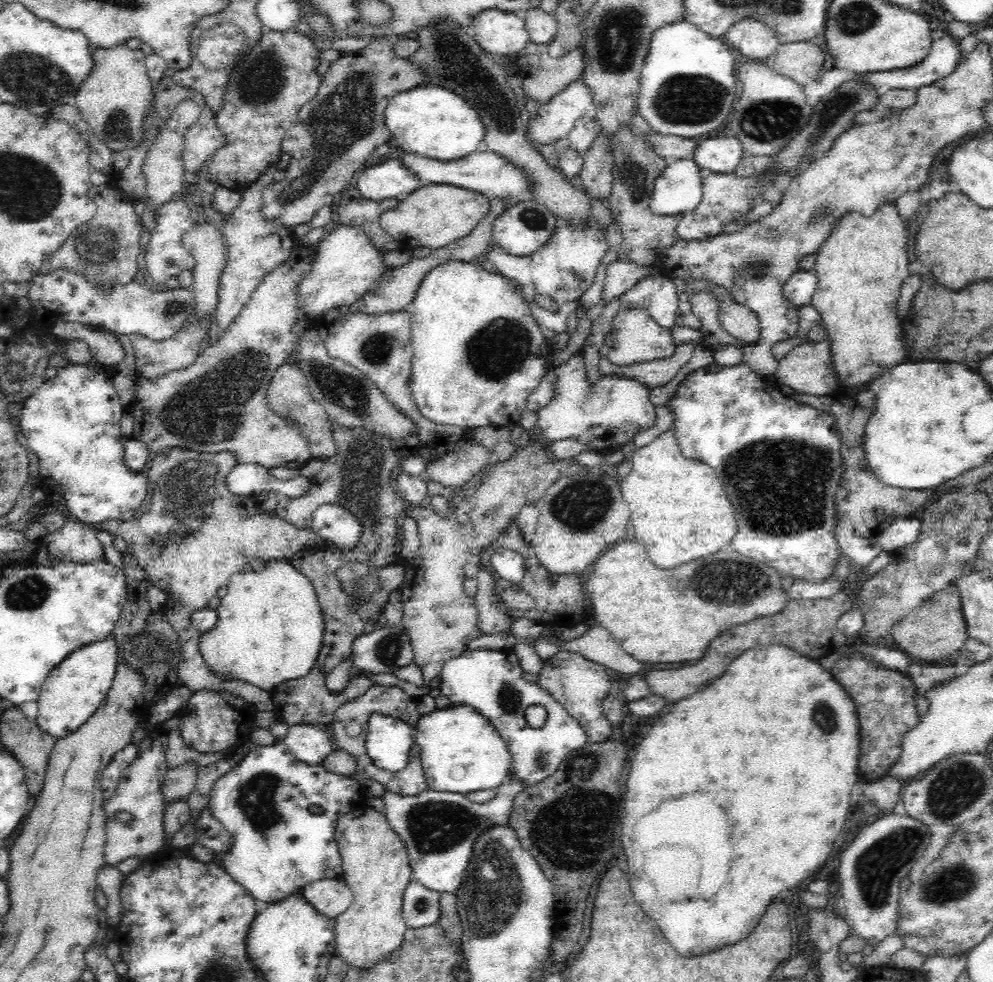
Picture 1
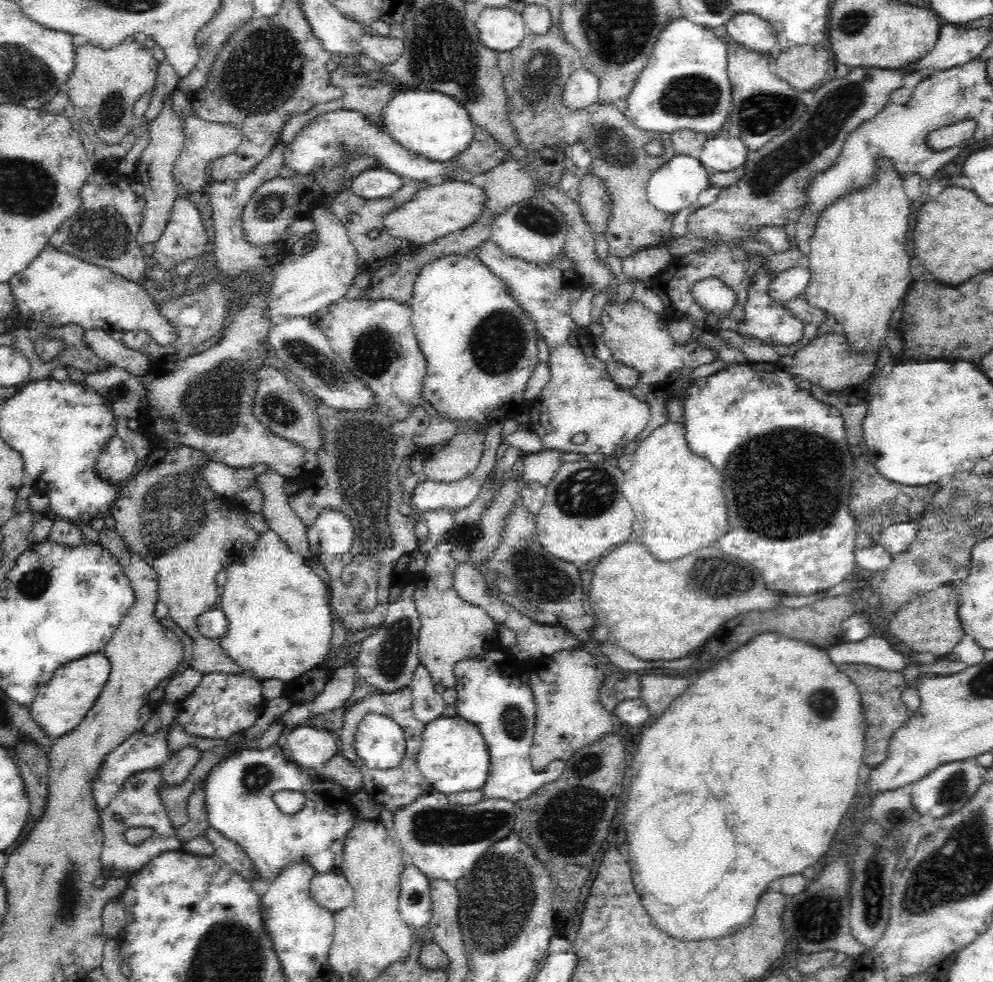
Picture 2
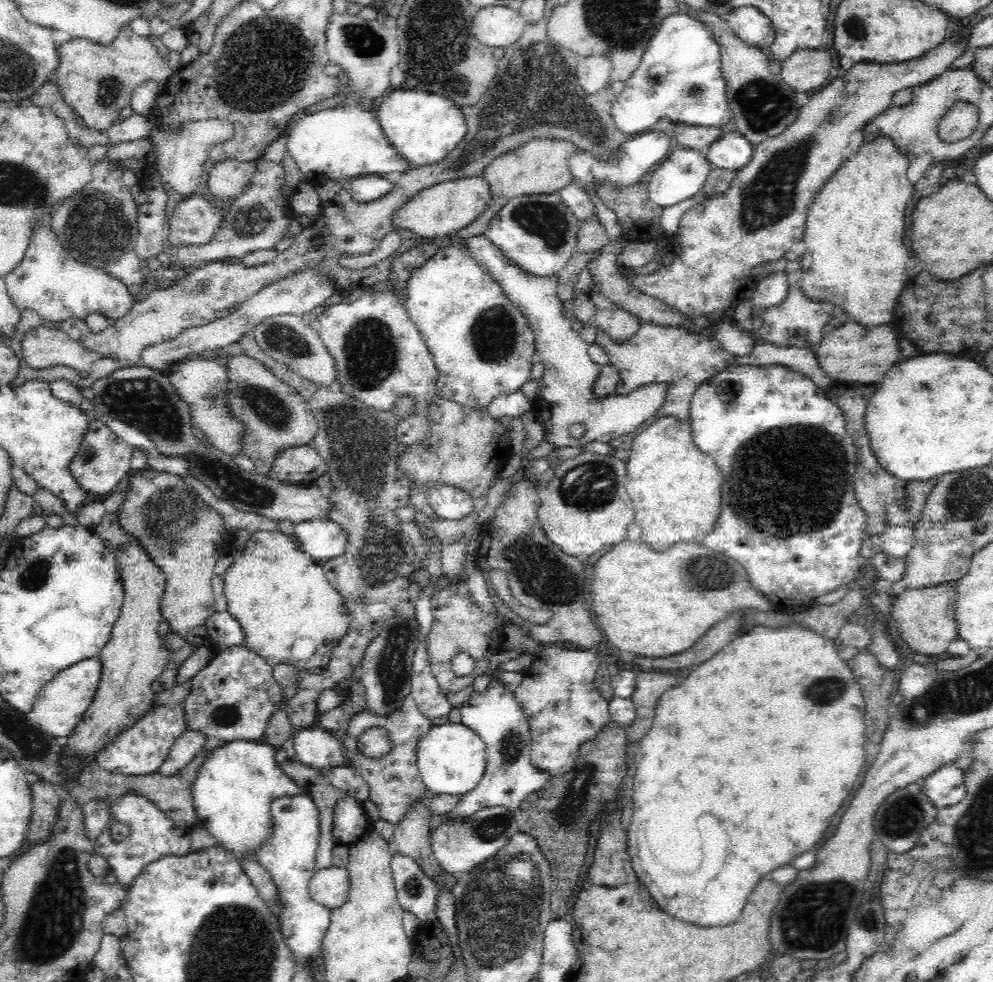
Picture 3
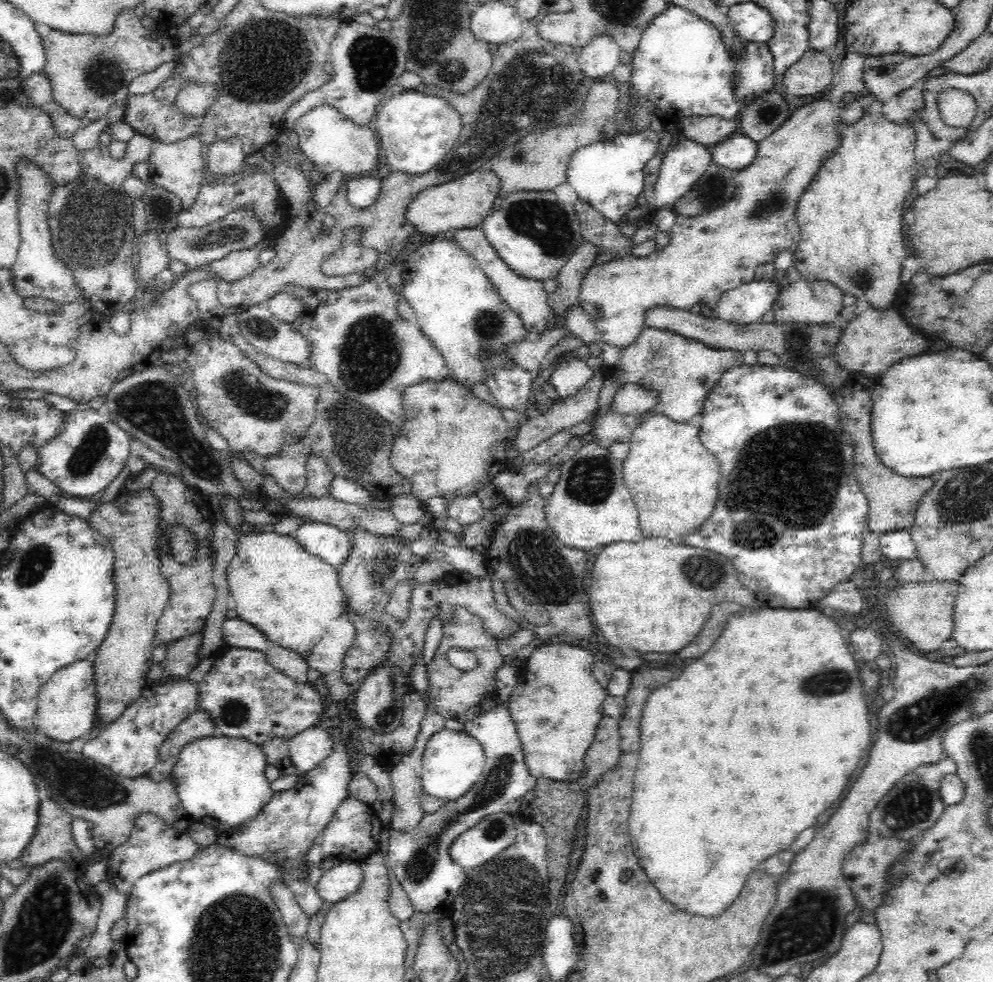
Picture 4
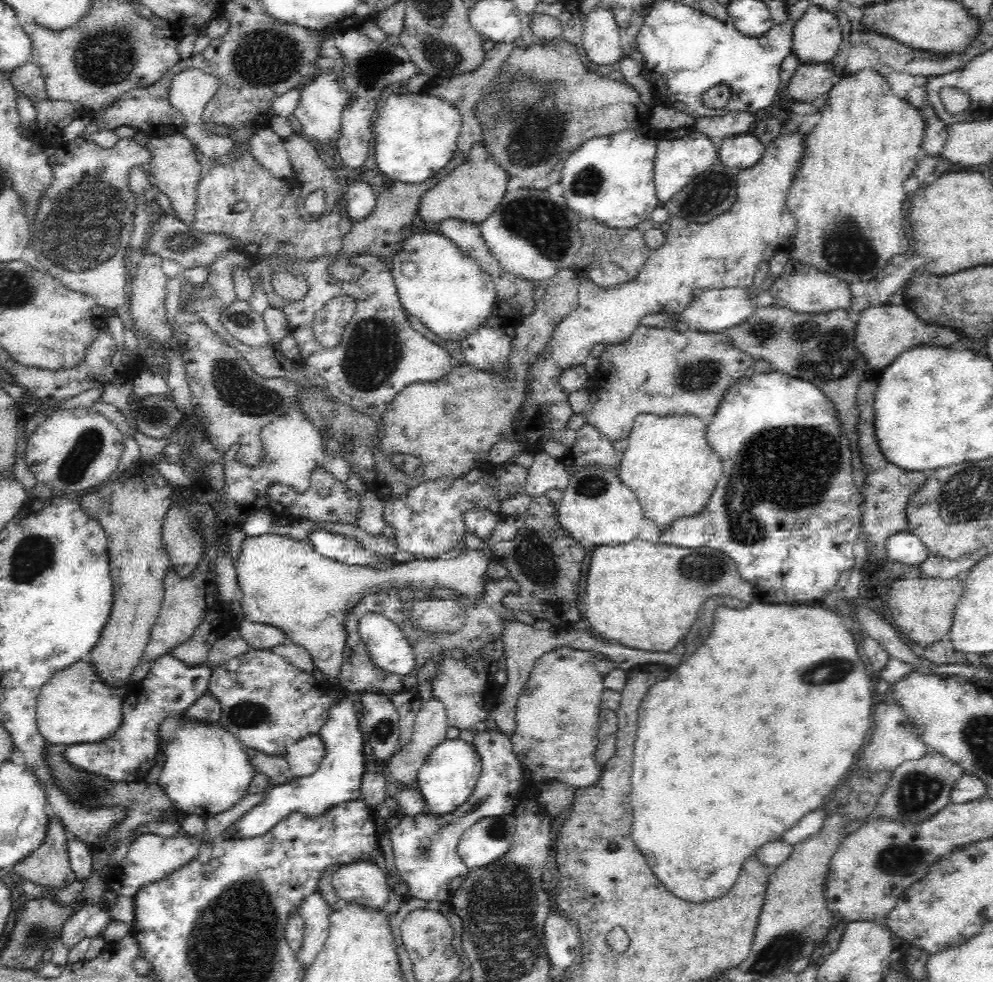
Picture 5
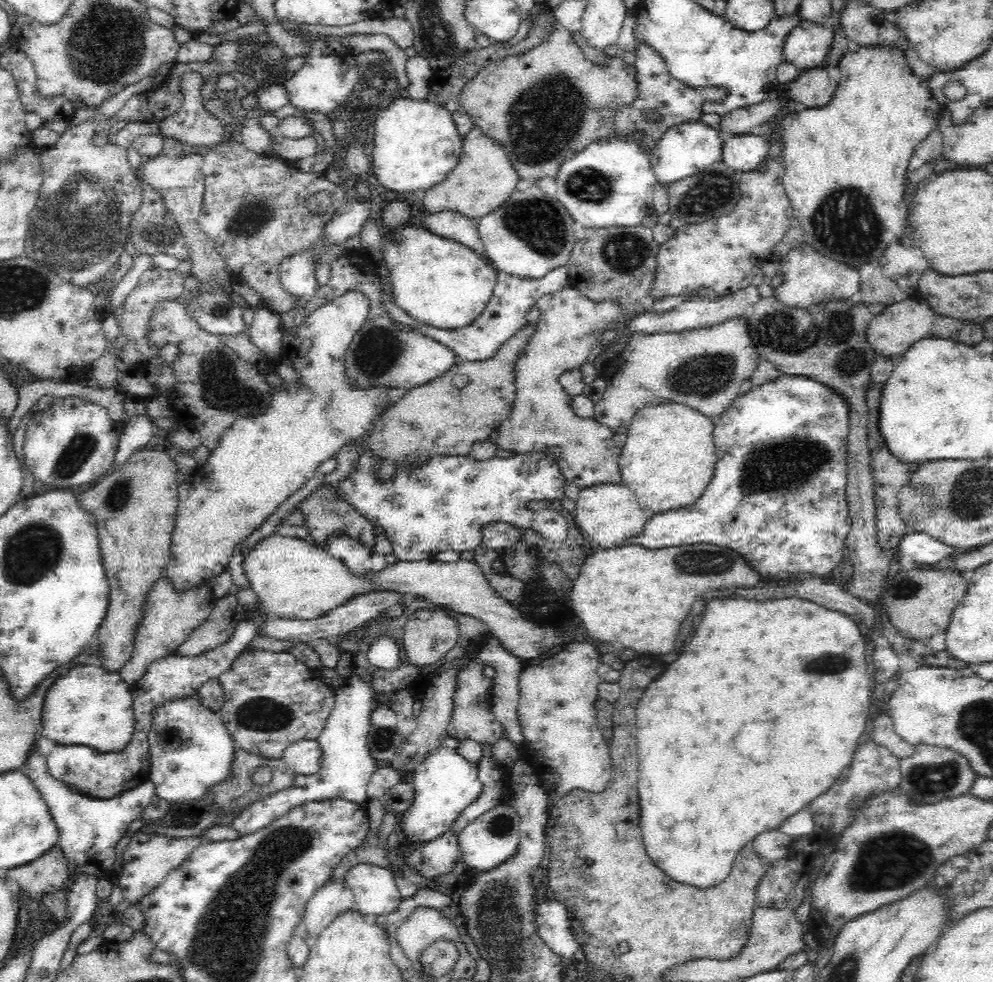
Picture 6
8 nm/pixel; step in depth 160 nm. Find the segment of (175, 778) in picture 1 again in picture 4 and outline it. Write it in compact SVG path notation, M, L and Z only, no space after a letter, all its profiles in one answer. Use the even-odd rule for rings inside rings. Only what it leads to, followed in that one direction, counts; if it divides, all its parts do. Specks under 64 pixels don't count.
M197 709L194 714L184 719L180 726L176 726L176 729L167 736L164 744L161 744L159 759L156 766L150 772L147 772L148 777L154 782L168 779L179 759L181 750L188 743L215 734L217 734L217 731L211 716L202 709Z

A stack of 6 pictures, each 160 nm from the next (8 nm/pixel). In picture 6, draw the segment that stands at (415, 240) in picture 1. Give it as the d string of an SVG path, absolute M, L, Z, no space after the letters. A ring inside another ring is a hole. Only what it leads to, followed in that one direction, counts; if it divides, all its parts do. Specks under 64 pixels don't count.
M475 126L464 135L459 162L443 182L426 192L424 206L428 212L460 212L477 221L512 197L520 180L519 172L509 160L504 146Z

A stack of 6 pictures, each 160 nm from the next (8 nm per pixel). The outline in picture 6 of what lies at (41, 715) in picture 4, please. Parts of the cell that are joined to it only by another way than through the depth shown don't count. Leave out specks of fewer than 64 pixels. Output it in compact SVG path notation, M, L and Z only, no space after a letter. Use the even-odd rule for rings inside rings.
M84 665L70 668L48 690L42 723L41 735L57 744L77 744L102 753L118 754L128 746L136 727L131 685L122 680L118 672L104 667Z

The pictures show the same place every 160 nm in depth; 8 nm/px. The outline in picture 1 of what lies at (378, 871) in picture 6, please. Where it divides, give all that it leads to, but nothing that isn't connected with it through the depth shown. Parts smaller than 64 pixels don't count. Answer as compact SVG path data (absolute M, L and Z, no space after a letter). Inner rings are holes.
M318 880L307 884L302 890L304 900L307 900L316 911L328 919L340 916L353 901L351 889L344 881Z

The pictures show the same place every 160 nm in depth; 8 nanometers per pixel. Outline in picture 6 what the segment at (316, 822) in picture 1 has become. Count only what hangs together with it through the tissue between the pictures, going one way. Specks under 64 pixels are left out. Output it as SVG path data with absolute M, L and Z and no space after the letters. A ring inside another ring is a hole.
M188 695L168 699L152 709L151 730L148 736L151 752L149 780L155 786L155 794L169 803L192 804L203 795L210 785L216 784L228 776L232 762L233 738L227 732L222 717L216 711L206 707L198 695Z

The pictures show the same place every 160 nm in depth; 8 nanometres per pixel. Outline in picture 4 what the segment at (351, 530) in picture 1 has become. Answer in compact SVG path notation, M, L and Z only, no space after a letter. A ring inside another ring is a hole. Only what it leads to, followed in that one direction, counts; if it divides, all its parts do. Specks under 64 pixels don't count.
M305 520L294 531L306 551L334 567L344 562L352 548L352 533L332 524Z

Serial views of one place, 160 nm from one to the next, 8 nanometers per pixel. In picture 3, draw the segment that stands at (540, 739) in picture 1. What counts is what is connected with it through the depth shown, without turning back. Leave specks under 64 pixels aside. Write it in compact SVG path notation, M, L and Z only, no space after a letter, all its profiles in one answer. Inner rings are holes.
M494 677L485 690L472 692L459 710L464 727L470 728L484 742L487 765L476 788L461 796L459 803L448 813L448 819L452 816L472 816L480 808L492 806L514 810L528 794L540 790L548 782L549 774L532 766L529 719L515 699L515 691L508 691L504 683Z

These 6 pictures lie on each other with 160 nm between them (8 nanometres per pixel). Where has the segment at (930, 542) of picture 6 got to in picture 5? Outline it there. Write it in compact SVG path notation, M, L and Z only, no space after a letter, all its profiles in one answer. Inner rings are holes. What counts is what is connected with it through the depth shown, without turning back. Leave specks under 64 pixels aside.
M906 529L892 534L886 540L884 548L887 554L887 563L901 562L902 564L920 564L928 556L928 549L916 535Z

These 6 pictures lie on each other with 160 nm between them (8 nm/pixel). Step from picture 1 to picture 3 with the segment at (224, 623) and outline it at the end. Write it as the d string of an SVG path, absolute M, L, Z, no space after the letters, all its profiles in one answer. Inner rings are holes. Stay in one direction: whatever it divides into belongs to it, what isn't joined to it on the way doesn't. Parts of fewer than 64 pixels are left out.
M280 530L255 532L241 548L240 555L235 557L222 578L224 596L228 601L227 612L239 623L242 635L244 635L241 644L251 652L259 654L273 668L292 666L303 675L328 663L338 640L347 634L349 616L343 606L340 592L337 592L324 576L322 562L315 561L296 546L297 544ZM300 638L310 638L316 644L316 652L312 654L308 662L296 662L290 656L292 644Z

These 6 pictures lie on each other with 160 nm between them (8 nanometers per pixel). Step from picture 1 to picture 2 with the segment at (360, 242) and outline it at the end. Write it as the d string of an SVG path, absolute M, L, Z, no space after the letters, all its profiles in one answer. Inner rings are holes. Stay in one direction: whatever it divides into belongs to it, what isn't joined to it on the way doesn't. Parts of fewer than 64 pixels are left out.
M324 206L311 210L308 217L315 222L316 247L304 255L290 253L273 268L274 280L268 292L267 302L269 318L312 318L318 311L342 300L354 286L355 278L362 272L358 252L349 241L343 222L330 214L330 210L326 210Z

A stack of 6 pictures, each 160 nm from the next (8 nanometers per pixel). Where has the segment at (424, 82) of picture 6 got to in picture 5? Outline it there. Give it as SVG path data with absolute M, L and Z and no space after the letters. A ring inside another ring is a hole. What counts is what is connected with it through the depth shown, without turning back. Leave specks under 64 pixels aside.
M359 29L333 35L331 44L340 53L340 87L346 87L350 100L345 102L342 116L342 138L338 141L338 153L342 166L355 170L364 164L370 148L372 117L376 116L376 102L382 92L394 82L402 82L420 73L418 67L410 62L408 51L400 44L390 44L386 40L378 42L368 38Z

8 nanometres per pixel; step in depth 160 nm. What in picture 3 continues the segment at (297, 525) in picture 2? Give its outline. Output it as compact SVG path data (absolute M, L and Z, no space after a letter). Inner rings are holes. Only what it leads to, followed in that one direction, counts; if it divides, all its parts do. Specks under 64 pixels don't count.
M248 355L226 358L228 376L227 402L232 415L241 420L245 427L243 452L253 460L255 472L269 476L276 452L282 448L311 444L318 425L310 410L310 405L295 388L272 374L267 366Z

